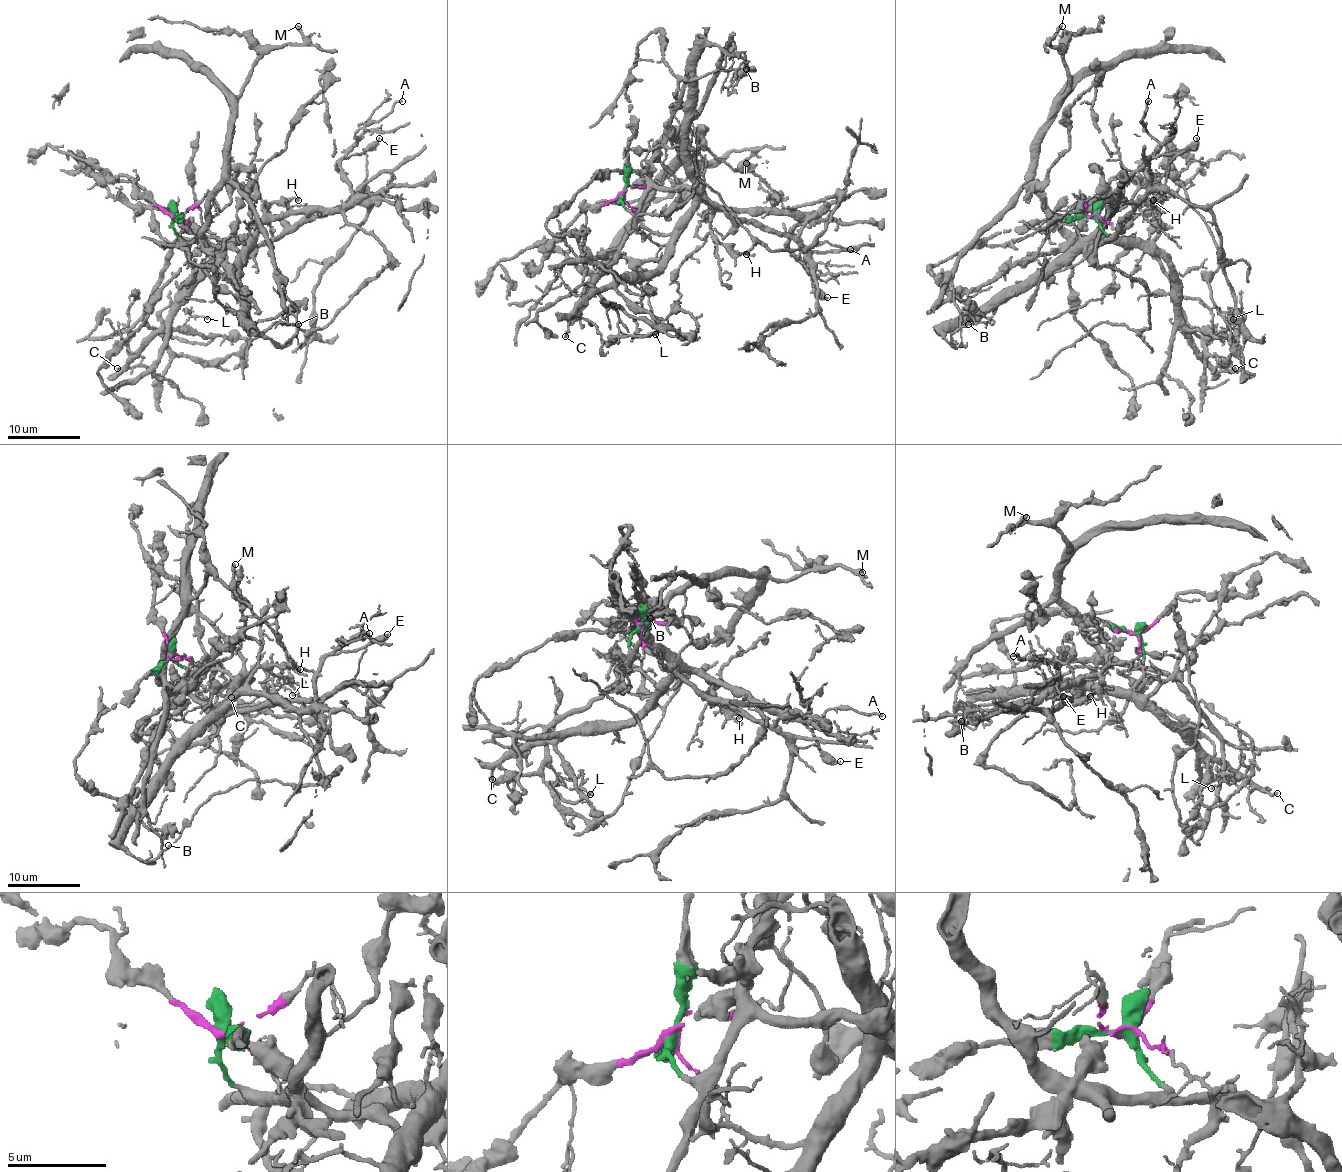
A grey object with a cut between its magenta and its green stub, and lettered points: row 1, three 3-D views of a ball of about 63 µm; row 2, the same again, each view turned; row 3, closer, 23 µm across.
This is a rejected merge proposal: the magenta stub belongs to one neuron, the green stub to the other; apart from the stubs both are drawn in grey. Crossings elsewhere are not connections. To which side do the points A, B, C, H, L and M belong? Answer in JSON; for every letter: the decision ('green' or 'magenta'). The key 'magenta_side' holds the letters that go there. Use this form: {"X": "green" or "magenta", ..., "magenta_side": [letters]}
{"A": "magenta", "B": "magenta", "C": "magenta", "H": "magenta", "L": "green", "M": "green", "magenta_side": ["A", "B", "C", "H"]}

